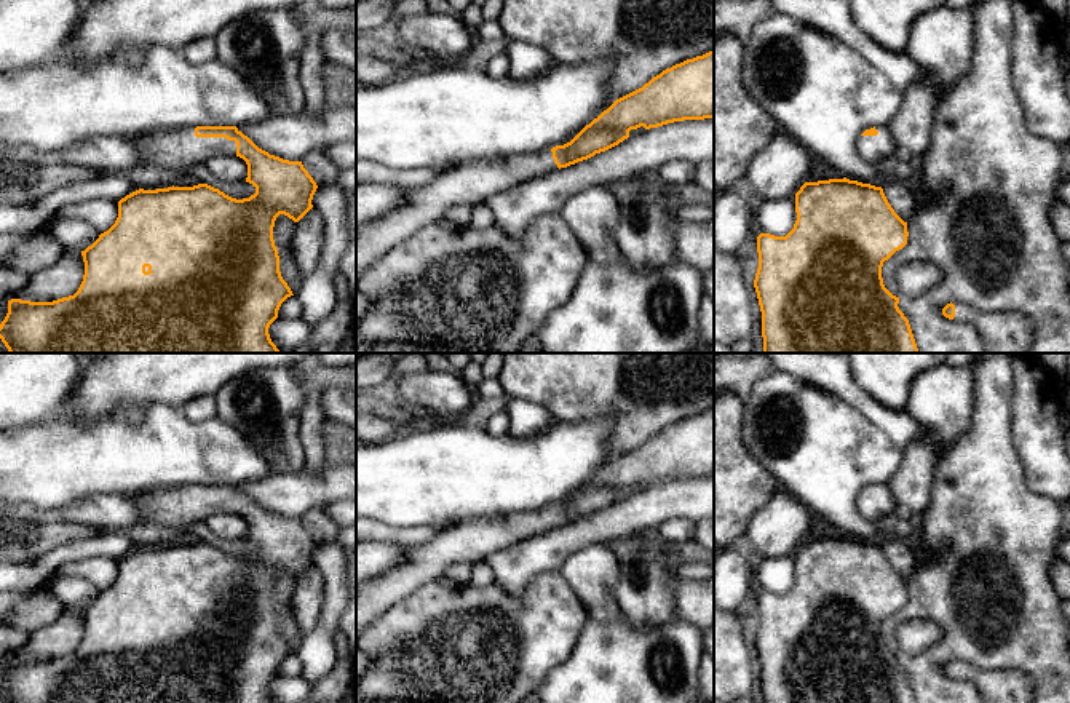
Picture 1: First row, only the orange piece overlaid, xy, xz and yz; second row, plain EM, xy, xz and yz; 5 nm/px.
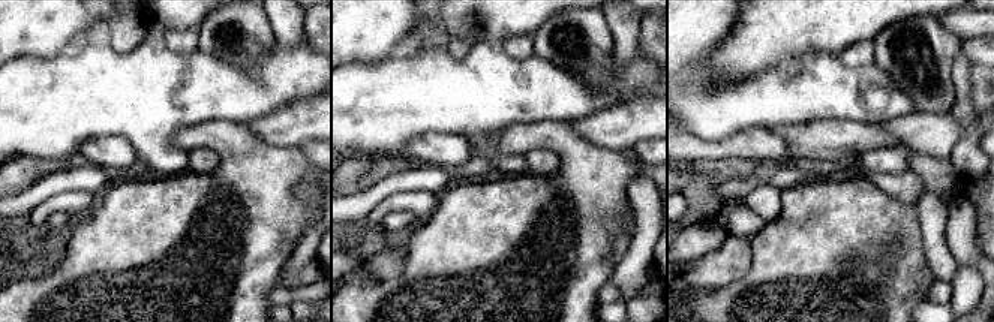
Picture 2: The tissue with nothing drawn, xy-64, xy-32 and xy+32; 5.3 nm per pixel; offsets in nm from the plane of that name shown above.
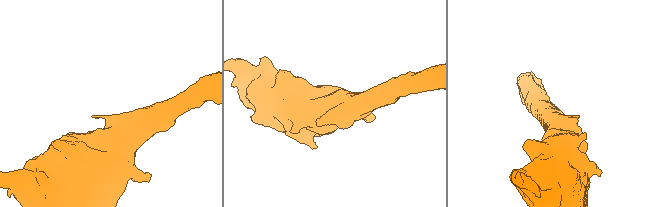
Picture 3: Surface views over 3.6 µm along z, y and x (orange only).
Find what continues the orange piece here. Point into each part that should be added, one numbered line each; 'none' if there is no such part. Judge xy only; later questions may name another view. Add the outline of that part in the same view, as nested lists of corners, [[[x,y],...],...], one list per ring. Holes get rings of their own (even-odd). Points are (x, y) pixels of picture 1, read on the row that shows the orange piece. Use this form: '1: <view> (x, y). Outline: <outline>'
1: xy (178, 149). Outline: [[[195,128],[153,133],[149,137],[129,139],[144,163],[164,168],[188,168],[214,155],[236,155],[236,142],[225,137],[196,137]]]

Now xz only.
1: xz (475, 182). Outline: [[[551,149],[447,169],[409,192],[394,211],[356,232],[356,283],[363,272],[420,228],[438,224],[455,205],[485,203],[492,195],[559,169]]]

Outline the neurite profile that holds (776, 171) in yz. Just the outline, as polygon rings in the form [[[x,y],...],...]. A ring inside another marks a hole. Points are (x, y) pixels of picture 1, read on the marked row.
[[[778,128],[768,144],[749,161],[746,176],[757,201],[795,197],[806,182],[813,155]]]

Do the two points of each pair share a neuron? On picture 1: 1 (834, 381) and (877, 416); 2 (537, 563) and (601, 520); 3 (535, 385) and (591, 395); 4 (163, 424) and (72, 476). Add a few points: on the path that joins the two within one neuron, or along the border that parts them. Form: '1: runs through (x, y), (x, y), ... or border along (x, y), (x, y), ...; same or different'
1: runs through (845, 387), (866, 405); same
2: runs through (553, 548), (585, 531); same
3: runs through (550, 385), (577, 385); same
4: runs through (141, 441), (125, 457), (95, 457); same

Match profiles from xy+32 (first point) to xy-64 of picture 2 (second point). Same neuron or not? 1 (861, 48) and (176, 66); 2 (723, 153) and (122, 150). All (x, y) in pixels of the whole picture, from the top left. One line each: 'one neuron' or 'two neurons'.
1: two neurons
2: one neuron

